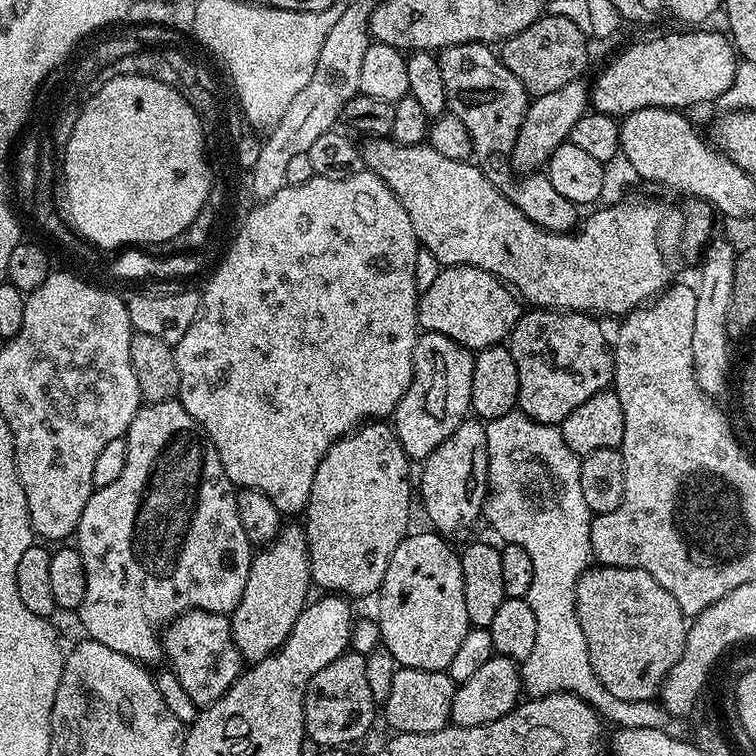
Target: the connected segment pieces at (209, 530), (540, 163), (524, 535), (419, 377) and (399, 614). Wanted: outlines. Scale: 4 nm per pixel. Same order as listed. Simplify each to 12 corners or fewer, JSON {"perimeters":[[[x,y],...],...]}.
{"perimeters":[[[179,399],[74,533],[87,639],[139,664],[231,614],[254,546]],[[583,79],[529,103],[514,142],[517,173],[543,169],[590,108]],[[520,410],[487,421],[483,519],[534,562],[532,698],[689,735],[598,682],[576,583],[593,559],[581,457]],[[421,331],[396,437],[424,461],[469,415],[475,355]],[[457,549],[390,554],[374,611],[401,668],[443,672],[470,627]]]}

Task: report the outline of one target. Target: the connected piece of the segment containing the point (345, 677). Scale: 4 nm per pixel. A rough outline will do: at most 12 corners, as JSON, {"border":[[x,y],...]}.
{"border":[[361,652],[304,691],[304,734],[343,749],[378,720]]}

